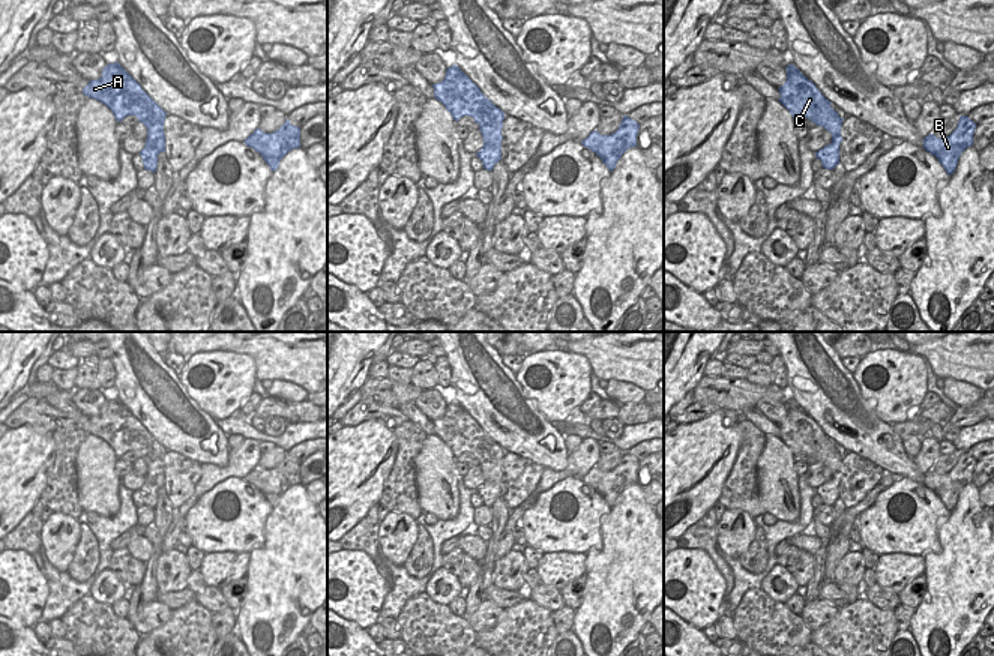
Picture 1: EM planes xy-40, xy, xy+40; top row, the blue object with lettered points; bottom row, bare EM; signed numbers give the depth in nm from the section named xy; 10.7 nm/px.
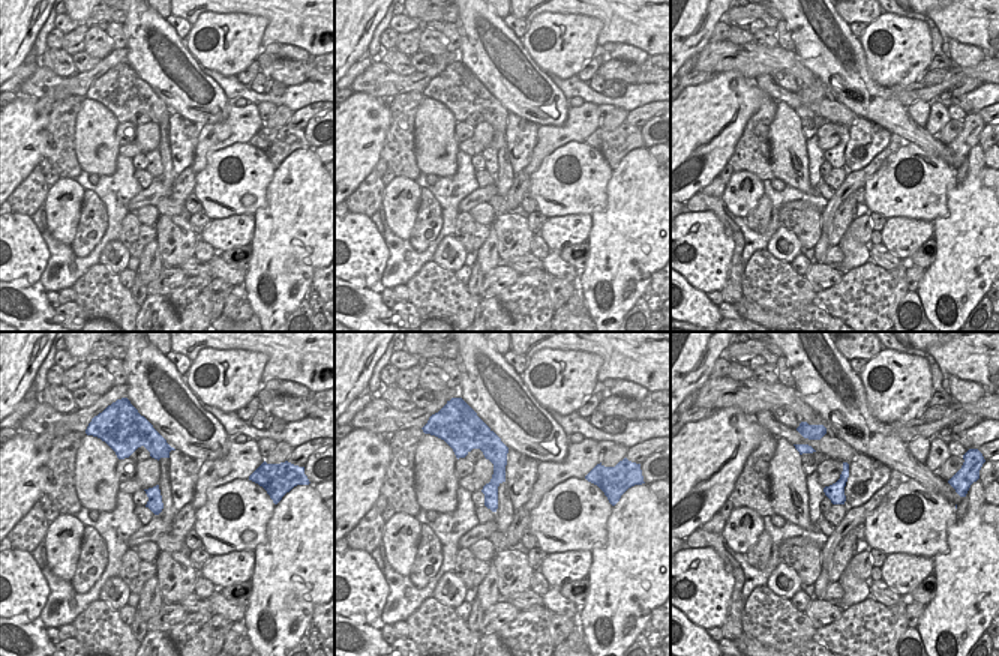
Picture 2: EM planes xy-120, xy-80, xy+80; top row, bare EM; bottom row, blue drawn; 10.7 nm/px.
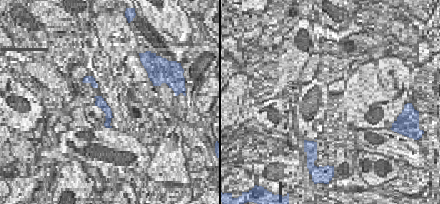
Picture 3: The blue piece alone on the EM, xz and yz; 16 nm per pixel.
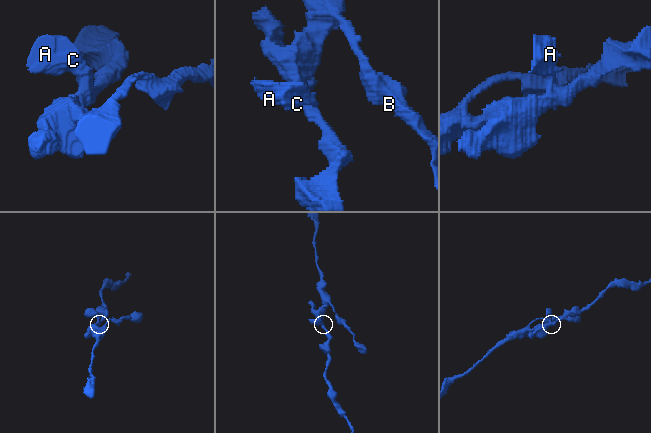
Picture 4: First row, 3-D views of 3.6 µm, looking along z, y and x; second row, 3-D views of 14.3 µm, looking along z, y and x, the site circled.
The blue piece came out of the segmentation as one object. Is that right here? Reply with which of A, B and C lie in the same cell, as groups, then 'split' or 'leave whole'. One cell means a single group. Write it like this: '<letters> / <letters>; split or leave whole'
A B C; leave whole

